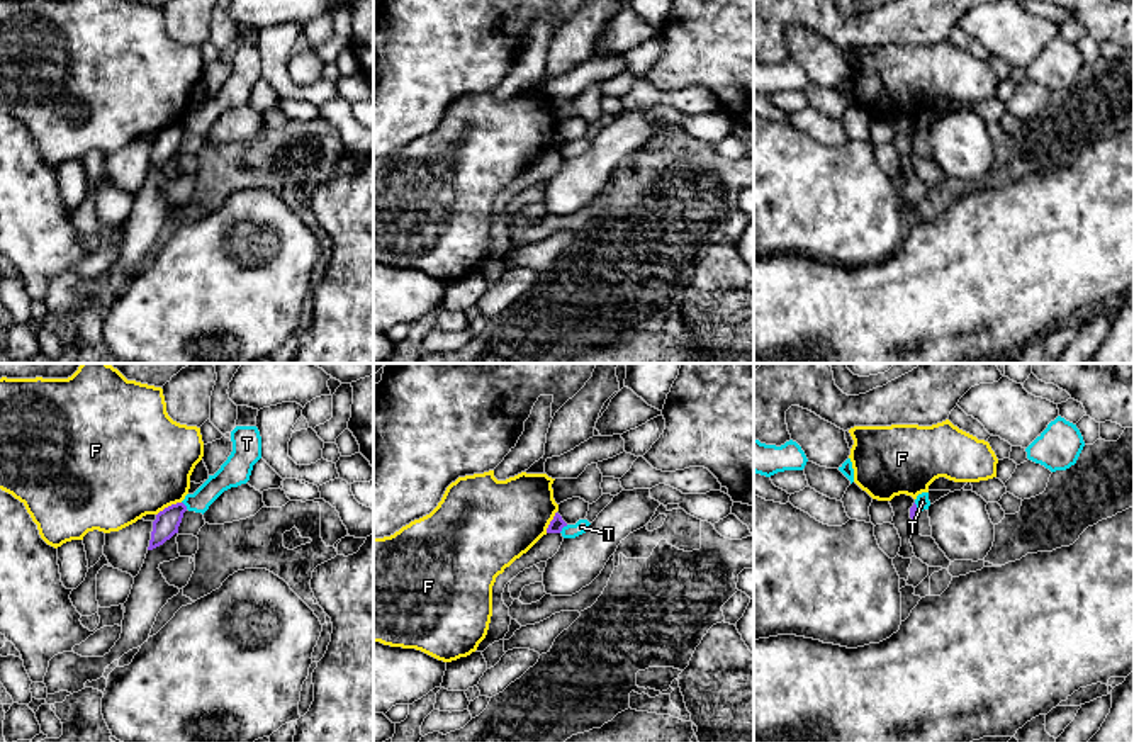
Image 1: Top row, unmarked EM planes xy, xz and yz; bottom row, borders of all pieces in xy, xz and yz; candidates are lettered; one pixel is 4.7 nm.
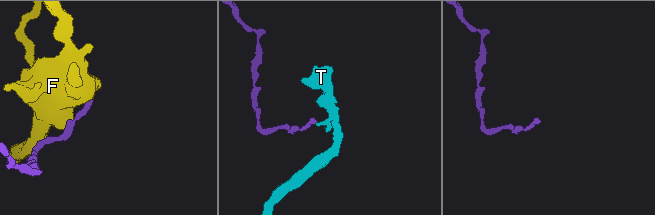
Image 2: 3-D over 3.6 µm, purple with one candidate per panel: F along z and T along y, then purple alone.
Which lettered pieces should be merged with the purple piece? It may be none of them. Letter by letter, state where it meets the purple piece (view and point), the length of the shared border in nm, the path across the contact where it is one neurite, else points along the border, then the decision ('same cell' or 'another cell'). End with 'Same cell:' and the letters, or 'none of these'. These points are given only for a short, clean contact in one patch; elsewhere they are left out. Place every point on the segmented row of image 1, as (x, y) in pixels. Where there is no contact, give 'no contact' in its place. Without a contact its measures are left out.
F: contact xy (168, 506); length 140 nm; another cell
T: contact xz (562, 527); length 60 nm; border xz (567, 525), (559, 532); another cell
Same cell: none of these

